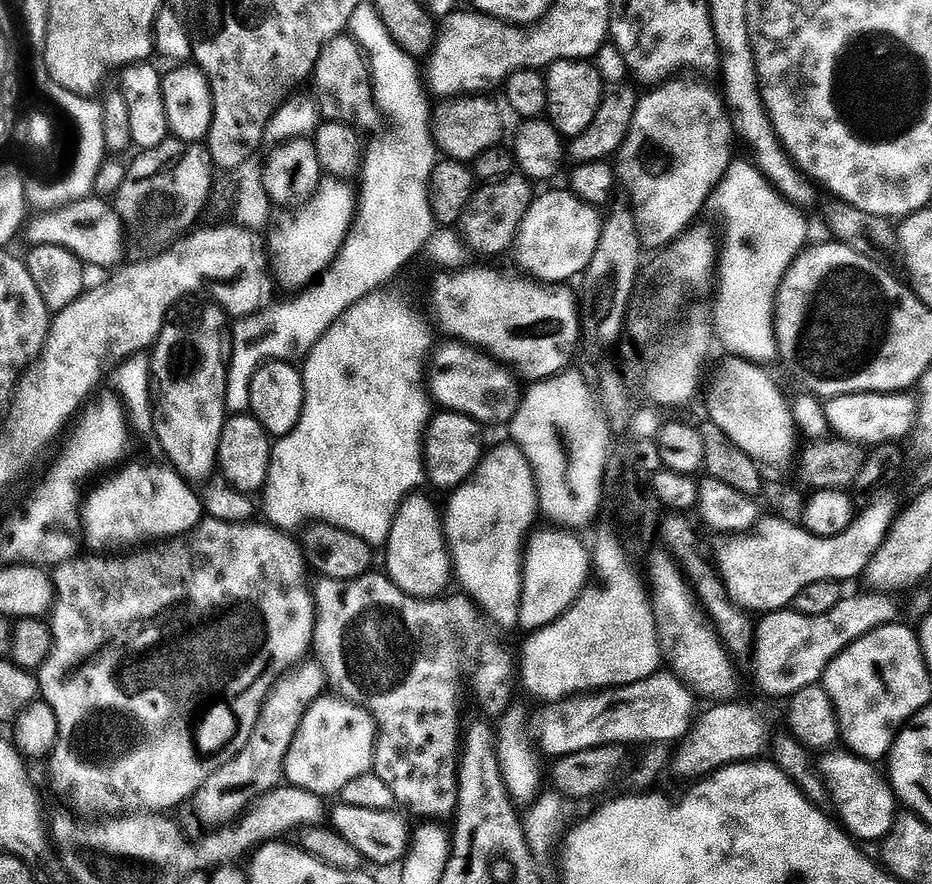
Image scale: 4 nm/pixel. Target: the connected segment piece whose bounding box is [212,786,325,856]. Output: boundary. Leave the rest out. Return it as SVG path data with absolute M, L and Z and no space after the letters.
M281 786L273 792L261 796L248 815L239 821L236 827L212 834L212 852L220 856L220 852L251 853L257 846L275 841L283 832L299 830L305 826L316 826L324 816L325 801L321 797L301 788Z

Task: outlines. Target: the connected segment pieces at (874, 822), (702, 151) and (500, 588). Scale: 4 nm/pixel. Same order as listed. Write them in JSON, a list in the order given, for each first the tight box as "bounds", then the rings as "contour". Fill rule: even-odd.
[{"bounds":[818,750,898,841],"contour":[[[828,750],[819,757],[818,771],[824,778],[831,803],[840,811],[839,819],[843,827],[857,841],[883,841],[891,832],[898,815],[898,801],[891,783],[883,775],[876,773],[875,763],[862,760],[859,756],[847,751]],[[884,779],[884,780],[883,780]],[[844,819],[844,820],[843,820]]]},{"bounds":[614,82,734,250],"contour":[[[672,82],[667,86],[657,87],[649,96],[641,95],[636,105],[636,113],[634,114],[634,122],[630,126],[628,136],[624,139],[624,145],[620,147],[620,151],[616,153],[614,157],[614,171],[616,179],[628,191],[628,196],[632,199],[632,211],[631,215],[635,219],[635,225],[638,229],[640,236],[642,237],[645,245],[657,248],[657,250],[663,250],[668,247],[674,240],[679,240],[685,232],[689,231],[693,227],[696,215],[704,208],[704,203],[709,203],[710,197],[715,193],[717,185],[727,174],[729,165],[734,160],[732,155],[732,140],[734,141],[734,133],[732,131],[732,117],[721,98],[721,95],[711,92],[708,88],[703,88],[700,84],[680,84],[684,82]]]},{"bounds":[442,442,538,625],"contour":[[[505,442],[501,448],[496,448],[493,452],[491,449],[480,461],[480,467],[476,469],[472,479],[467,484],[461,484],[451,493],[451,496],[452,501],[448,504],[448,516],[446,512],[442,523],[454,565],[455,579],[458,584],[460,580],[461,586],[469,592],[467,595],[477,609],[483,610],[486,616],[486,611],[488,611],[489,617],[487,616],[487,619],[489,621],[492,619],[496,624],[519,625],[522,549],[525,547],[526,537],[533,531],[532,523],[535,522],[536,516],[538,520],[536,479],[528,460],[520,453],[515,444]]]}]

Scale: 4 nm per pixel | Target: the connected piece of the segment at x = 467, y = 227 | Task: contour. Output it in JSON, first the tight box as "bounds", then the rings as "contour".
{"bounds":[460,172,536,256],"contour":[[[520,172],[481,185],[460,223],[467,247],[484,256],[496,256],[513,247],[520,224],[536,197],[535,185]]]}

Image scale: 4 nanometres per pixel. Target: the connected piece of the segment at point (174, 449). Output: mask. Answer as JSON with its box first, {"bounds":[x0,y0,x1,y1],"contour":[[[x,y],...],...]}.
{"bounds":[150,308,228,486],"contour":[[[204,308],[189,324],[172,323],[165,323],[150,352],[156,440],[175,471],[189,484],[204,486],[218,468],[220,439],[228,412],[224,312],[220,308]]]}

